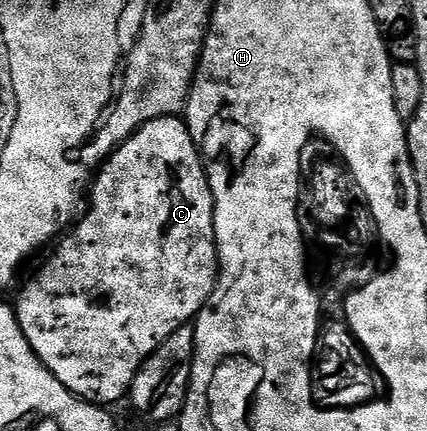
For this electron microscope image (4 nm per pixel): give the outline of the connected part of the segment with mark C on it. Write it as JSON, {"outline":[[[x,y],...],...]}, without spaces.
{"outline":[[[176,116],[150,121],[147,125],[142,125],[125,144],[115,149],[93,178],[88,189],[88,204],[85,209],[73,226],[74,233],[67,232],[53,246],[55,249],[50,261],[44,262],[42,269],[36,270],[34,278],[19,291],[16,312],[22,334],[26,336],[32,351],[42,360],[46,370],[56,379],[60,379],[60,383],[64,383],[68,391],[72,391],[83,401],[92,401],[95,405],[110,407],[113,401],[118,401],[121,397],[123,400],[129,394],[130,384],[134,382],[134,377],[140,371],[142,364],[180,326],[189,325],[197,318],[206,306],[206,302],[210,300],[214,284],[218,279],[218,248],[214,242],[214,196],[206,178],[206,166],[202,163],[202,154],[198,152],[198,144],[194,142],[185,120],[181,116]]]}

